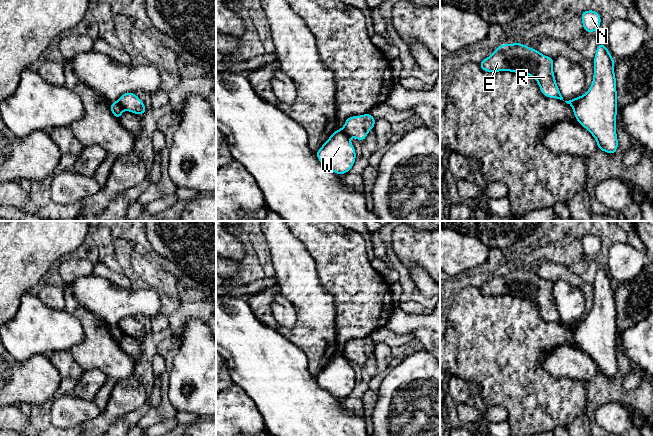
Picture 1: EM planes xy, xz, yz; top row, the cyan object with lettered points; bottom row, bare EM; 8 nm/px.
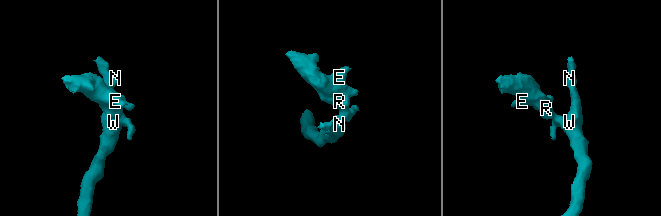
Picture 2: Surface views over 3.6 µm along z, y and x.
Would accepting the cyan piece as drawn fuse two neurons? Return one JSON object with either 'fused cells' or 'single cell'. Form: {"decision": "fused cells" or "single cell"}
{"decision": "fused cells"}

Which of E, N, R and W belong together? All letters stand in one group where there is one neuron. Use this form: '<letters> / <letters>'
E R / N W

